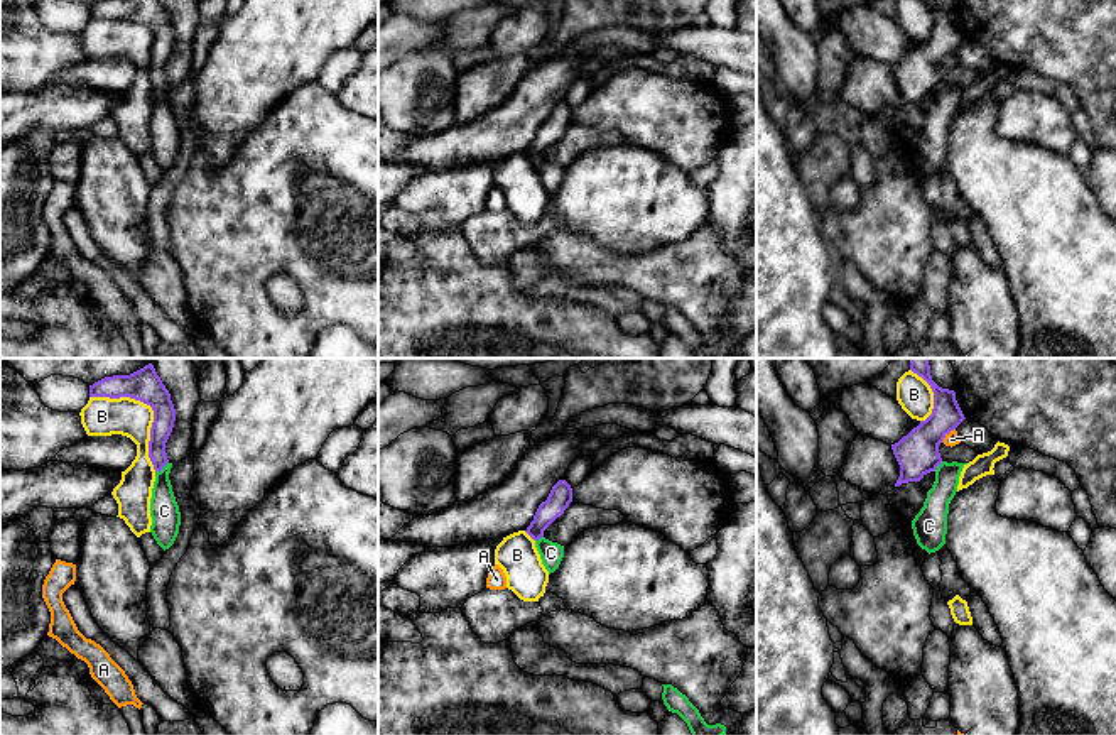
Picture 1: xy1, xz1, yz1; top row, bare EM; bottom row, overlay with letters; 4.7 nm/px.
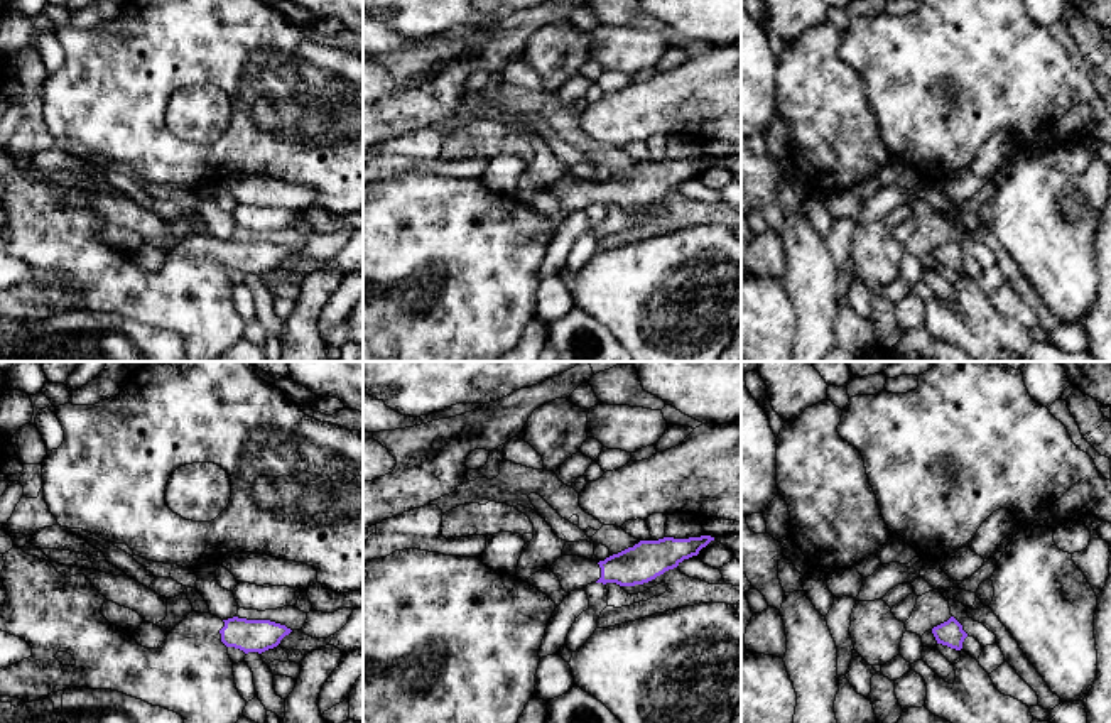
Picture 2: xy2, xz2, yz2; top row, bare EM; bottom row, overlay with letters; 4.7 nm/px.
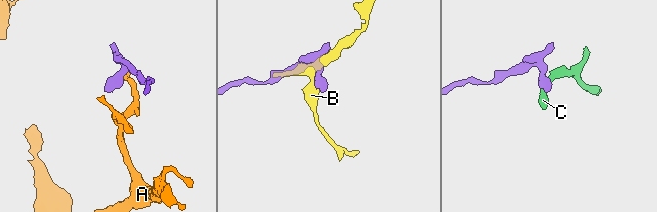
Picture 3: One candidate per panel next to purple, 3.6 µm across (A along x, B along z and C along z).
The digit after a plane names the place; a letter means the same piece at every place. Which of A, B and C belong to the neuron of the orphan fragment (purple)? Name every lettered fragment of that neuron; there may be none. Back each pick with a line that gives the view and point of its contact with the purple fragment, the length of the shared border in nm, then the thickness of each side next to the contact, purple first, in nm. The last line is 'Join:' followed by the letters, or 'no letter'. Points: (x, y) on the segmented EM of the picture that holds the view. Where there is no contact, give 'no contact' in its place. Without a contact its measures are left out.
Join: no letter

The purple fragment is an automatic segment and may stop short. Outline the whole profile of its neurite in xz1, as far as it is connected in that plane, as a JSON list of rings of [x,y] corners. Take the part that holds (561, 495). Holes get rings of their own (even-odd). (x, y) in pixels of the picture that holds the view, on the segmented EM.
[[[559,480],[545,502],[542,502],[534,515],[534,520],[527,527],[527,534],[534,539],[539,541],[544,537],[544,531],[564,514],[564,510],[569,507],[572,502],[572,488],[566,480]]]

